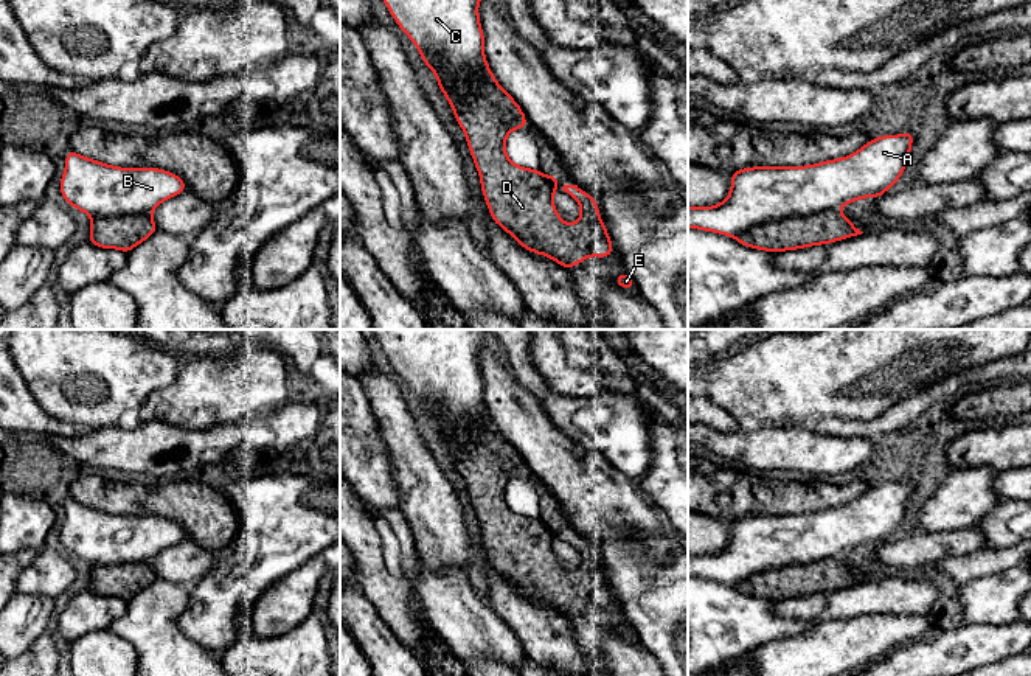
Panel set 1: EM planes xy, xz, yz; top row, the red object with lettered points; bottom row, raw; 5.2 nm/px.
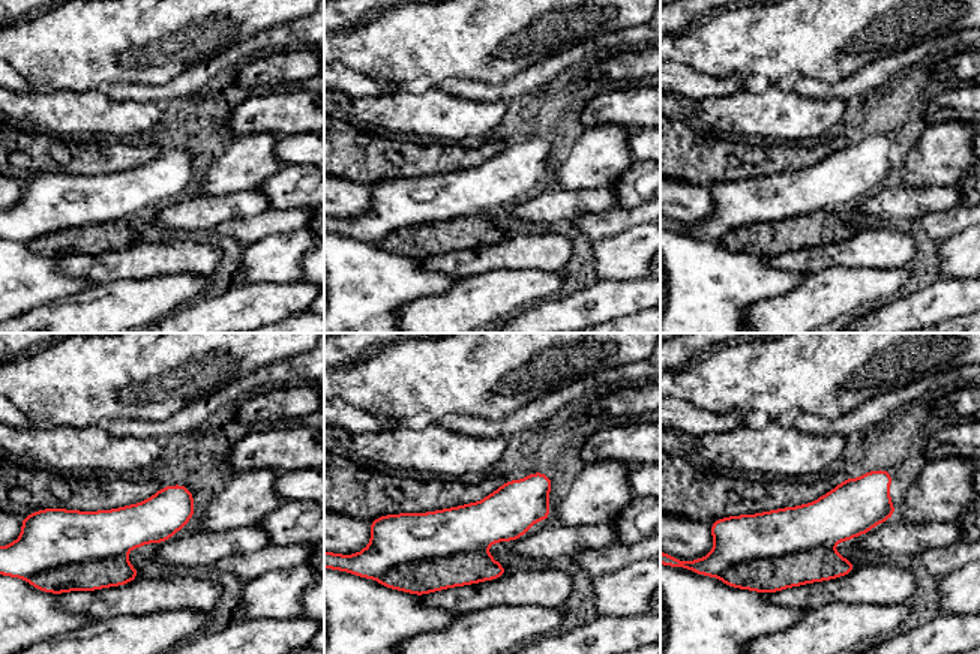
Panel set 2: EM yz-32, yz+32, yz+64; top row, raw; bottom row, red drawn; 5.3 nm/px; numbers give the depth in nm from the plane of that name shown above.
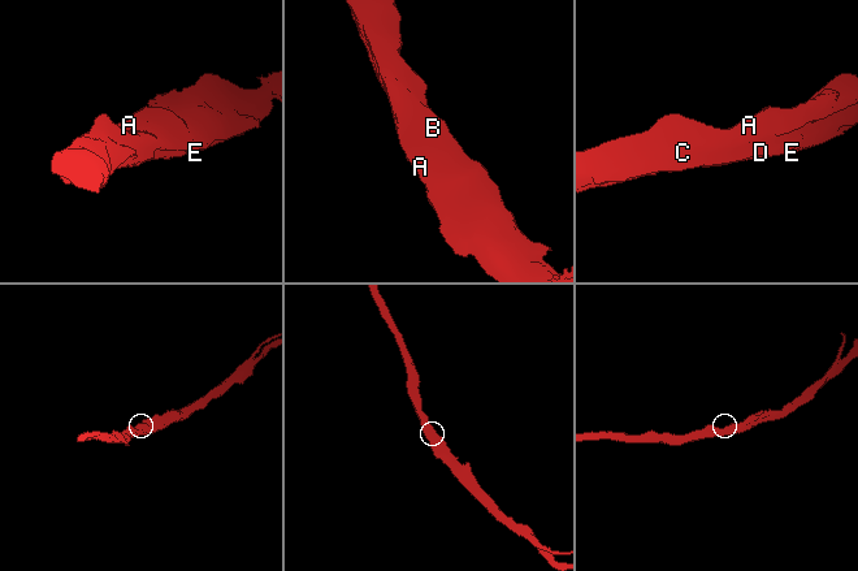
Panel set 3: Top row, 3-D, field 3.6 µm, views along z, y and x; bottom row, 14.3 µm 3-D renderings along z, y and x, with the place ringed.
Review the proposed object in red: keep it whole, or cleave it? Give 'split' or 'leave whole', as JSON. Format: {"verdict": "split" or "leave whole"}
{"verdict": "split"}

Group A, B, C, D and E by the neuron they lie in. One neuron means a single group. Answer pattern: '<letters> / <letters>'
A B C / D E

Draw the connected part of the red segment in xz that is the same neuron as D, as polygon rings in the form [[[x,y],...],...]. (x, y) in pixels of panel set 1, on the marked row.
[[[492,71],[458,85],[446,98],[466,135],[480,176],[483,197],[497,225],[509,233],[523,249],[548,256],[567,270],[588,256],[609,258],[613,253],[613,244],[593,196],[582,191],[578,185],[562,186],[581,207],[581,218],[573,224],[567,224],[553,202],[559,182],[556,172],[548,179],[540,169],[529,169],[509,160],[506,155],[506,137],[514,129],[525,129],[528,121],[520,106],[500,87]]]

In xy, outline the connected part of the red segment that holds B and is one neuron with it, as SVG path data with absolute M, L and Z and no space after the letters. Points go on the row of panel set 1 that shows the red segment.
M65 152L65 169L59 185L65 202L90 218L115 218L130 214L152 214L165 200L188 190L185 180L160 168L120 168L76 154Z

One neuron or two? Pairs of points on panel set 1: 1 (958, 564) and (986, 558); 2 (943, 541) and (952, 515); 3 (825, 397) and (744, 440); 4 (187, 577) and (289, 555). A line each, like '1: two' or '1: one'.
1: one
2: two
3: two
4: two

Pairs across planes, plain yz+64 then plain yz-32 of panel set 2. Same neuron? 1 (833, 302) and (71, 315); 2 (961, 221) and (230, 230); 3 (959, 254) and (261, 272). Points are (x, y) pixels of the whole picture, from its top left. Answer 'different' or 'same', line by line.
1: same
2: same
3: same

